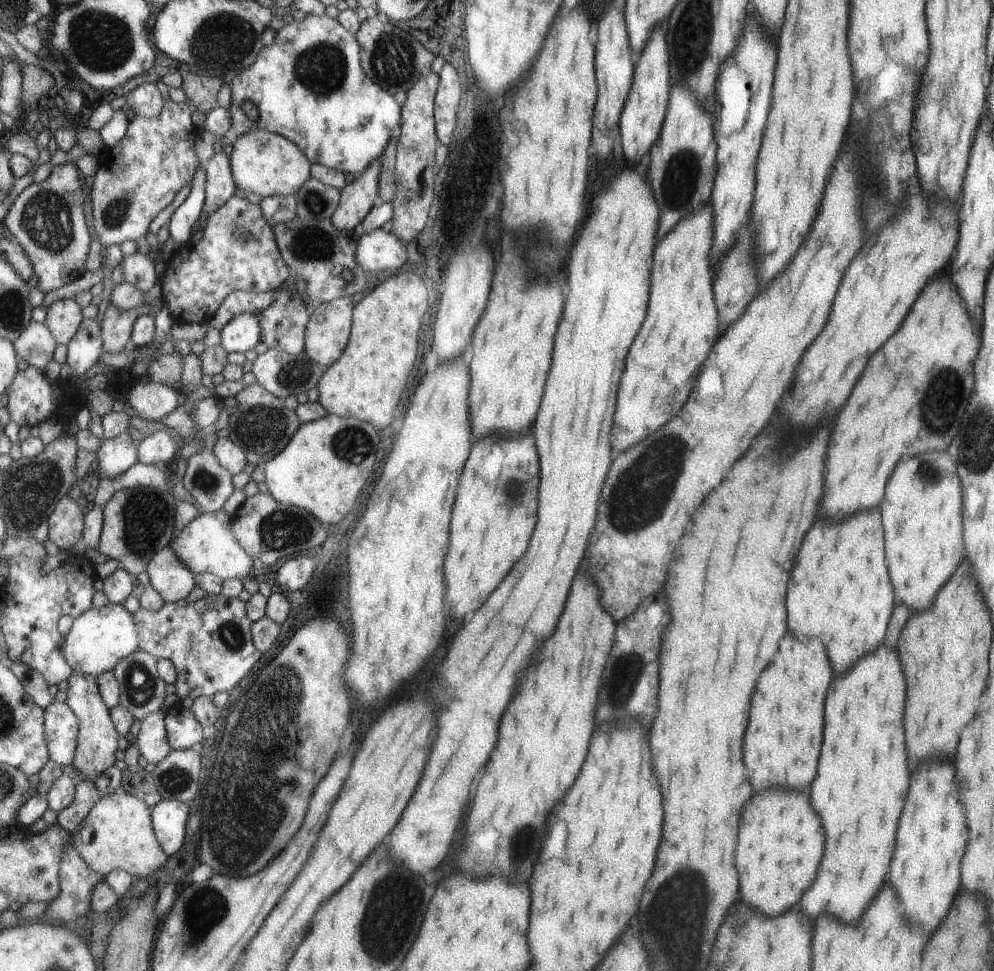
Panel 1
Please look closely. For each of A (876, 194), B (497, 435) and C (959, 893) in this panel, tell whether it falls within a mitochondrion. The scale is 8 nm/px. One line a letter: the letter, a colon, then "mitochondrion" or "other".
A: mitochondrion
B: other
C: other

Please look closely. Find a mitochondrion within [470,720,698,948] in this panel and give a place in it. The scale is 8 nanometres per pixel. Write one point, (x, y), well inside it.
(523, 844)

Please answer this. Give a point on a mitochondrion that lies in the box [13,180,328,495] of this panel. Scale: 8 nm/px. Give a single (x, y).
(47, 218)

